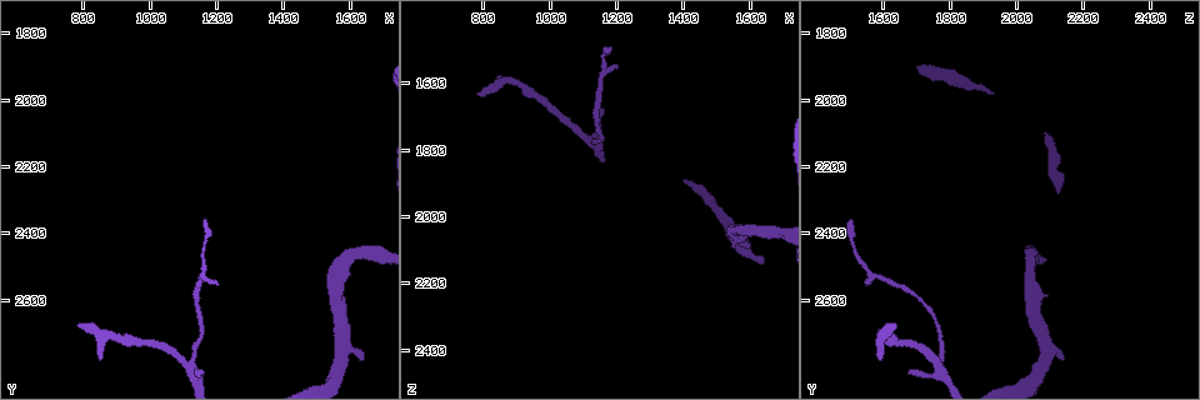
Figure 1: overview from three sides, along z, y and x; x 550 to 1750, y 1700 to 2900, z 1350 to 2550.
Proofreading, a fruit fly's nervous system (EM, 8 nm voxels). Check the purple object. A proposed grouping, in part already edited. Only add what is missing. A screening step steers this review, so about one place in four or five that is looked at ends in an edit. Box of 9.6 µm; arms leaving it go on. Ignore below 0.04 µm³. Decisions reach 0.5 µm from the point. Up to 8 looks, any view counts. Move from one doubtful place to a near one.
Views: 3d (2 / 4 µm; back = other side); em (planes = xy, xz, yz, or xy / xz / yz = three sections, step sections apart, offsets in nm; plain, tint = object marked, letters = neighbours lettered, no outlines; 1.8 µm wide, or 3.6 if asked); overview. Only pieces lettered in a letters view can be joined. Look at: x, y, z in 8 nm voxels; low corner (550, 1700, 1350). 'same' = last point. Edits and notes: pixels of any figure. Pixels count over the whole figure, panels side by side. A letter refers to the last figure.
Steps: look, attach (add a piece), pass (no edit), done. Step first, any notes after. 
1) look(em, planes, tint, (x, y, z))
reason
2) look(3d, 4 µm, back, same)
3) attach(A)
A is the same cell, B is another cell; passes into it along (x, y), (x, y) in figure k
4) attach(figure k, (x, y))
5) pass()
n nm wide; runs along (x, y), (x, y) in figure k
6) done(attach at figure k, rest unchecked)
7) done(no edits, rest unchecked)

look(em, yz, step 8, letters, (790, 2680, 1640))
branch stops here

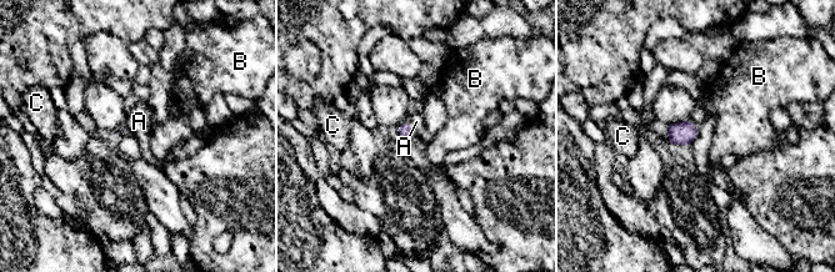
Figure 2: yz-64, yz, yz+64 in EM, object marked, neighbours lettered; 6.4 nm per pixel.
look(em, xy, step 4, letters, same)

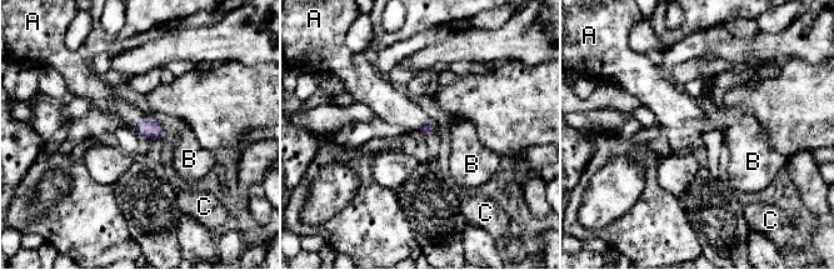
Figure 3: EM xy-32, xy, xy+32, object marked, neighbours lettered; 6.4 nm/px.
attach(A)
A is the same cell, B and C are other cells; it goes on there

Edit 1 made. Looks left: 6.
look(3d, 4 µm, (1150, 2810, 1670))

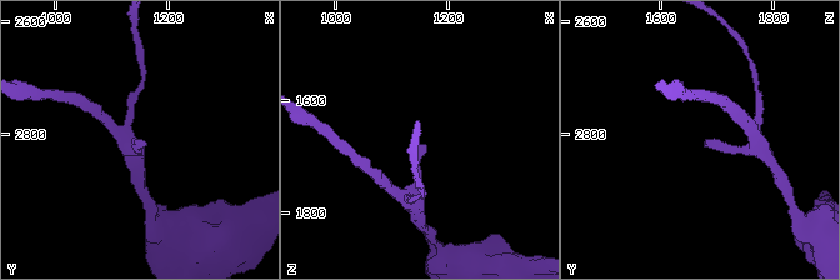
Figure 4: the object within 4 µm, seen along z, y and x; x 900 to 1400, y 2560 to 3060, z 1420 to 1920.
look(em, xy, step 8, tint, (1155, 2815, 1675))
now the EM

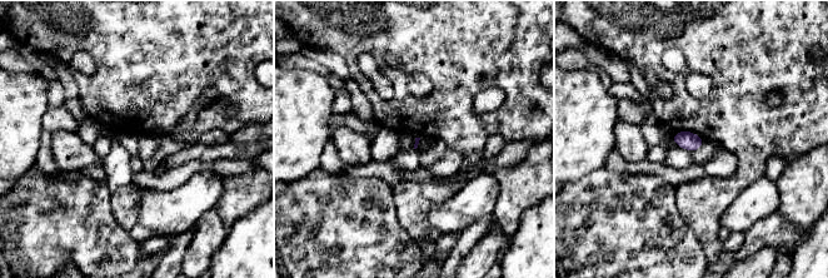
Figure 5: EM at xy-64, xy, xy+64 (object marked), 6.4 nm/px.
look(em, planes, letters, same)
another direction

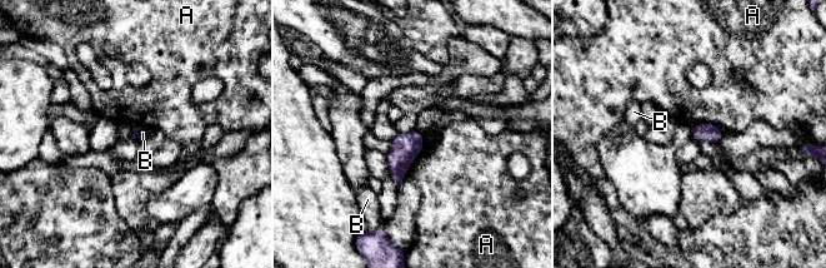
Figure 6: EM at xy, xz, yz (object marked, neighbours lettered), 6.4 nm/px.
pass()
A and B are other cells; border along (398, 133), (391, 140) in figure 6; no lettered piece goes on from it

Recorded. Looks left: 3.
look(3d, 2 µm, (1640, 2780, 2140))
branch stops here

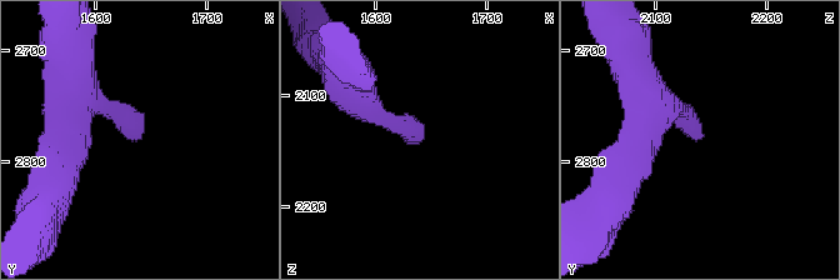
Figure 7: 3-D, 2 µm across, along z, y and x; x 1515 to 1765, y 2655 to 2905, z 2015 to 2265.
look(em, planes, letters, (1638, 2778, 2138))

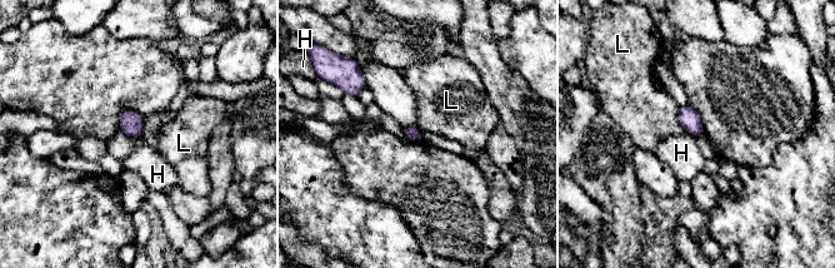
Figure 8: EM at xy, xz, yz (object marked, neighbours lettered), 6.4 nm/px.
pass()
L touches over 190 nm; H and L are other cells; border along (360, 69), (366, 85) in figure 8; none of them fits

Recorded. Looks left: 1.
done(attach at figure 3, rest unchecked)

